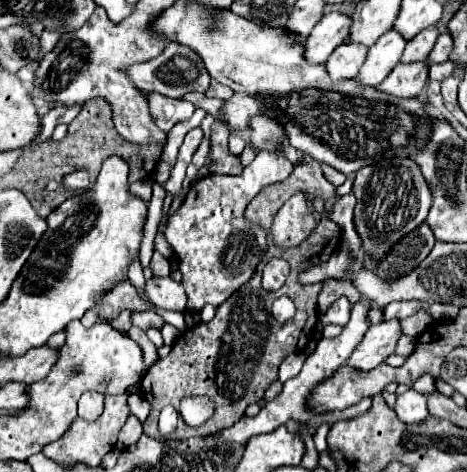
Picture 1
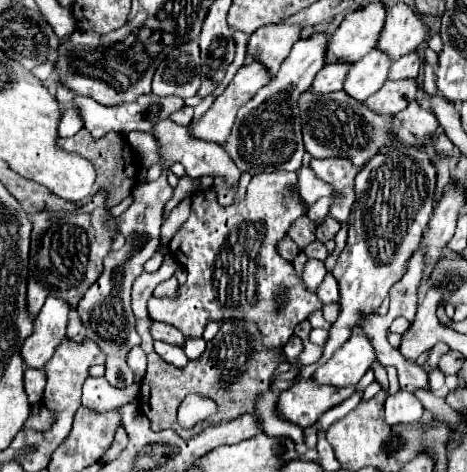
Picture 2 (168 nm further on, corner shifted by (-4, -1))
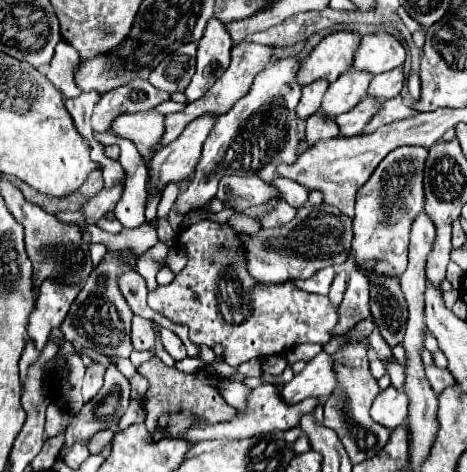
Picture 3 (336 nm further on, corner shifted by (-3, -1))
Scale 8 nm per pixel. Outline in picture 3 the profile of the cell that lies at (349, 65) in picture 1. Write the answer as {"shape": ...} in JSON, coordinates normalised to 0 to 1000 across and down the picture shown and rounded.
{"shape":[[[679,167],[675,176],[662,176],[649,184],[645,218],[636,222],[636,248],[653,256],[662,244],[670,244],[687,227],[687,210],[704,184],[700,167]]]}

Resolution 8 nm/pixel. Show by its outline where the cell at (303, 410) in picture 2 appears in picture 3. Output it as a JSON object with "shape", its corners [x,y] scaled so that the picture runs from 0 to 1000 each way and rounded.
{"shape":[[[567,811],[550,824],[542,824],[542,837],[533,837],[533,862],[525,867],[525,875],[507,879],[507,888],[490,892],[490,896],[469,896],[469,900],[448,900],[448,905],[422,905],[422,909],[405,909],[392,926],[405,930],[409,939],[430,939],[443,930],[473,930],[473,926],[490,926],[490,930],[533,930],[533,926],[563,926],[582,913],[615,913],[640,900],[645,883],[657,875],[670,875],[670,867],[687,854],[683,841],[666,841],[653,845],[645,854],[632,858],[615,858],[602,845],[602,824],[593,816]]]}

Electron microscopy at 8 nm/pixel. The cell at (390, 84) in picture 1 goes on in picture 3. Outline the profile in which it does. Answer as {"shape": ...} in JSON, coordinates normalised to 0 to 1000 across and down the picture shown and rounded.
{"shape":[[[786,201],[773,218],[764,218],[752,235],[734,239],[722,248],[722,265],[730,273],[730,286],[747,290],[747,286],[769,286],[777,282],[777,269],[790,261],[790,252],[816,231],[820,210]]]}

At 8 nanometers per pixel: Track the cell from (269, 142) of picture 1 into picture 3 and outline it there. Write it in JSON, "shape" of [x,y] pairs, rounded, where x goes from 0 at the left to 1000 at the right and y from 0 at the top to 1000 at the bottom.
{"shape":[[[610,121],[610,125],[593,125],[589,133],[580,133],[576,142],[567,142],[567,150],[559,150],[559,159],[550,159],[537,193],[512,210],[495,235],[469,244],[448,294],[439,299],[439,311],[435,311],[435,324],[430,324],[430,337],[418,354],[418,371],[409,379],[409,392],[396,409],[383,409],[375,434],[379,434],[379,447],[388,456],[405,451],[409,443],[430,443],[448,422],[460,417],[465,409],[465,388],[473,375],[482,371],[546,371],[546,375],[559,375],[563,383],[580,388],[589,379],[589,362],[602,345],[632,345],[636,333],[645,328],[645,299],[640,299],[640,282],[636,282],[636,269],[640,269],[640,252],[636,252],[636,218],[645,210],[645,180],[636,176],[636,150],[645,142],[645,129],[636,121]]]}

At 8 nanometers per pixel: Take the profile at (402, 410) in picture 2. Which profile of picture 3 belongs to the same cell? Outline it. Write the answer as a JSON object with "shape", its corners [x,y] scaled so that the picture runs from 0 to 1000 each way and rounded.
{"shape":[[[833,820],[833,824],[816,828],[807,837],[807,845],[799,850],[794,883],[799,883],[799,892],[807,892],[833,909],[846,909],[867,896],[872,858],[876,858],[872,837],[846,820]]]}

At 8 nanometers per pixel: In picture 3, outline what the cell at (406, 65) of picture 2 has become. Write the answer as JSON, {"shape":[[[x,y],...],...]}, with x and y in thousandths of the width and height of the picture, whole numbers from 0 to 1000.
{"shape":[[[846,142],[842,150],[829,155],[812,155],[799,163],[794,180],[790,180],[790,201],[807,201],[820,210],[842,210],[854,201],[863,176],[867,176],[872,159],[863,142]]]}

